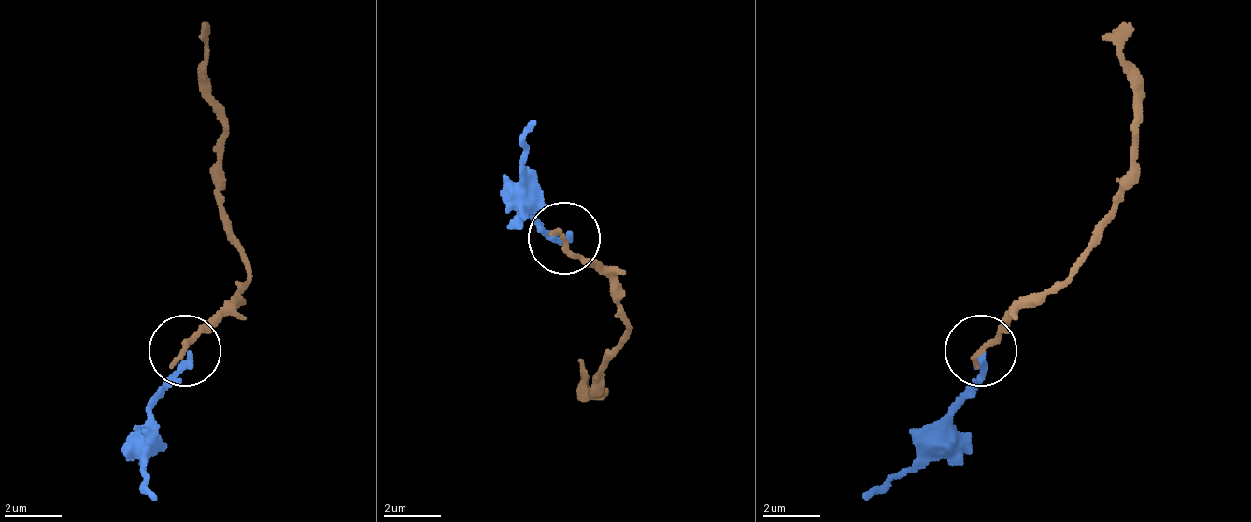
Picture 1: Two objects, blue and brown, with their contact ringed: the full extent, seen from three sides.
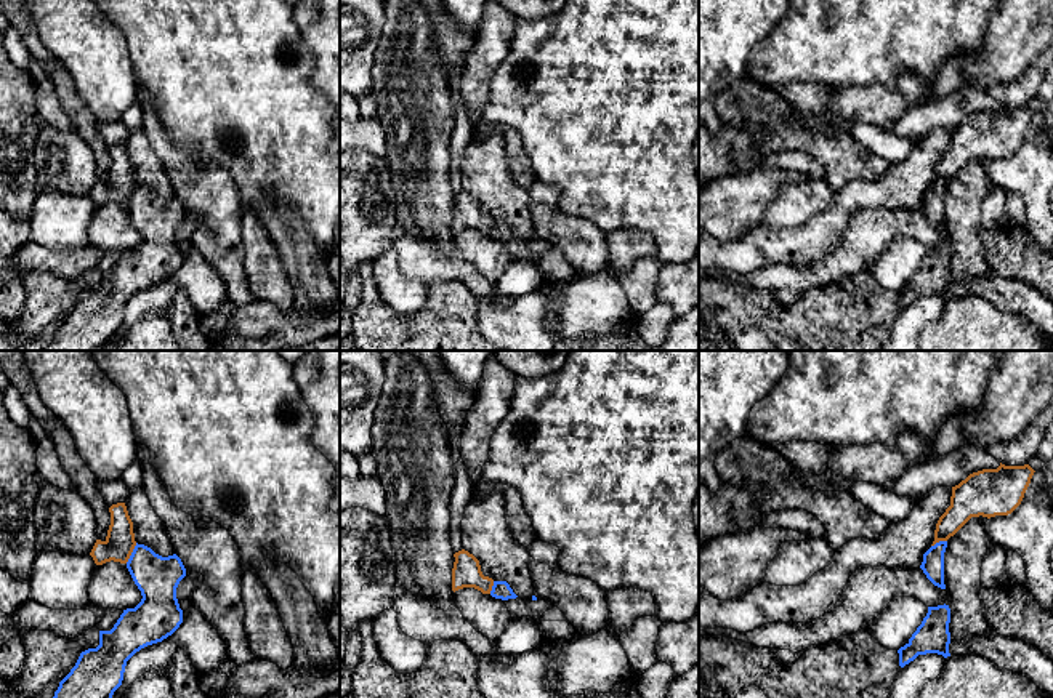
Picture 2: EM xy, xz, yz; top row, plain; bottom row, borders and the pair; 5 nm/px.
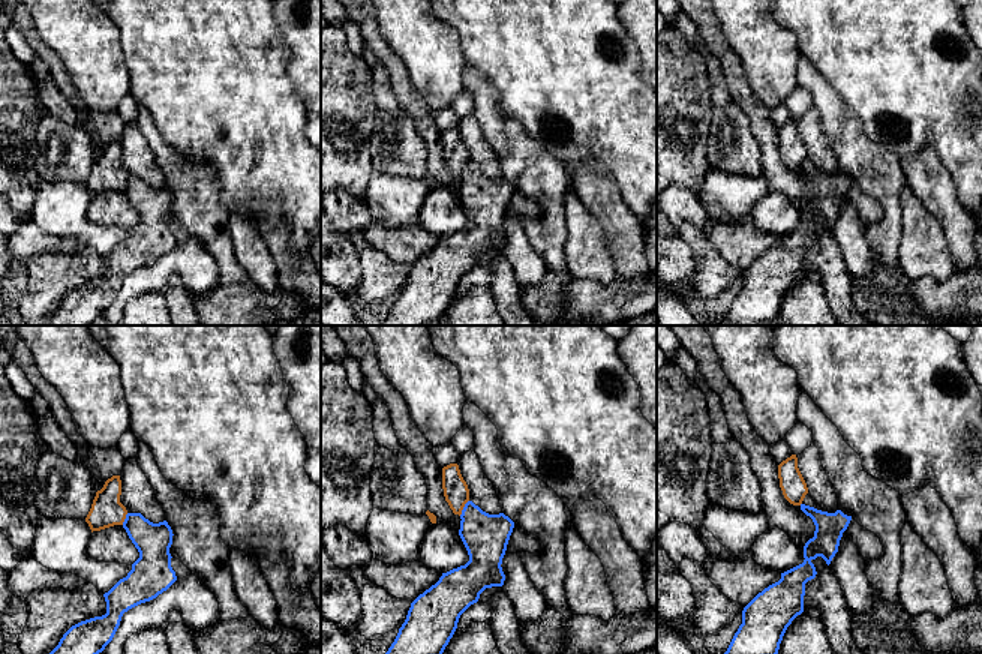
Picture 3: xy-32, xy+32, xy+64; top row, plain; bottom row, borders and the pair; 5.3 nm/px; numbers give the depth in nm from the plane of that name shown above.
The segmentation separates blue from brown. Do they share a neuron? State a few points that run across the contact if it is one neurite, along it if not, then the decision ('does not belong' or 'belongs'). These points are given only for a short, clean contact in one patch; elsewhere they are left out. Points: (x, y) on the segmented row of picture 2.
line xy (137, 543), (125, 562); does not belong

